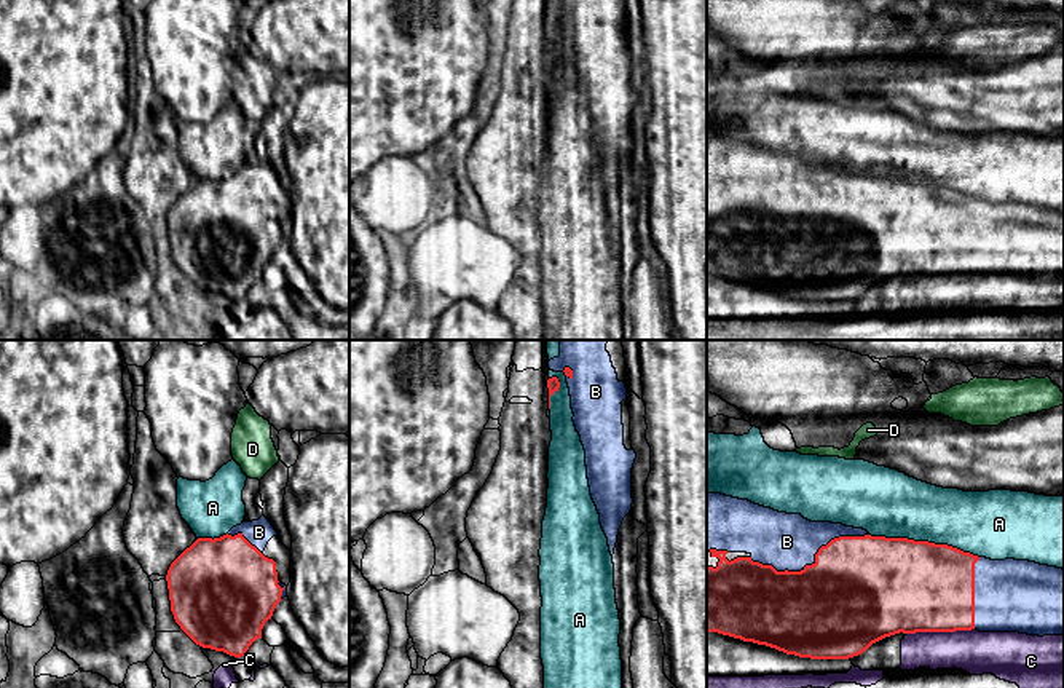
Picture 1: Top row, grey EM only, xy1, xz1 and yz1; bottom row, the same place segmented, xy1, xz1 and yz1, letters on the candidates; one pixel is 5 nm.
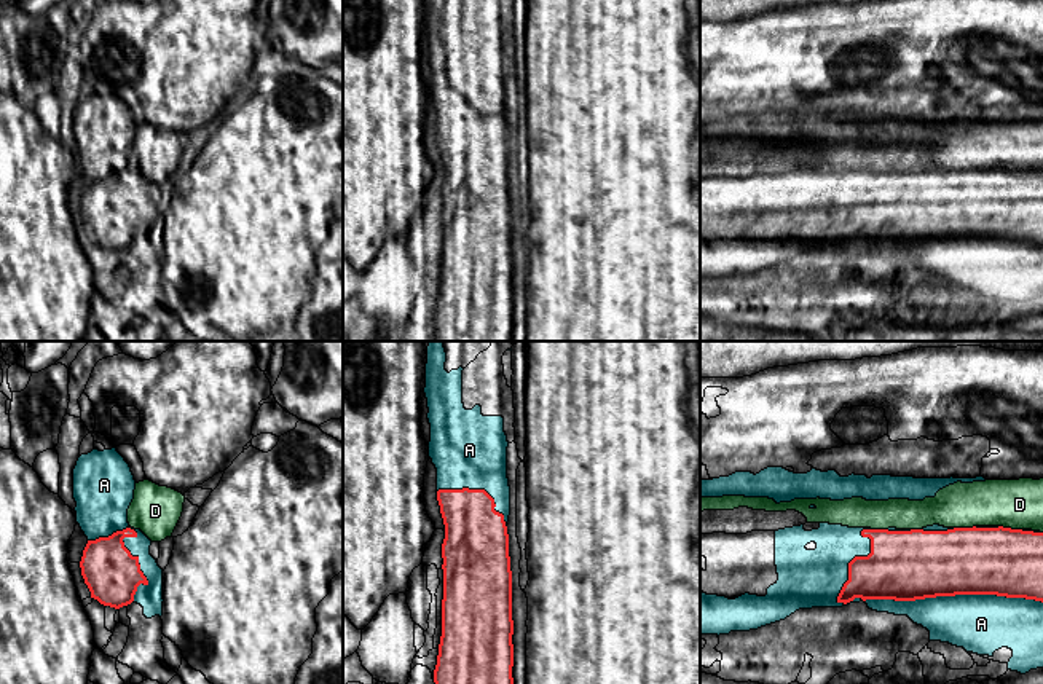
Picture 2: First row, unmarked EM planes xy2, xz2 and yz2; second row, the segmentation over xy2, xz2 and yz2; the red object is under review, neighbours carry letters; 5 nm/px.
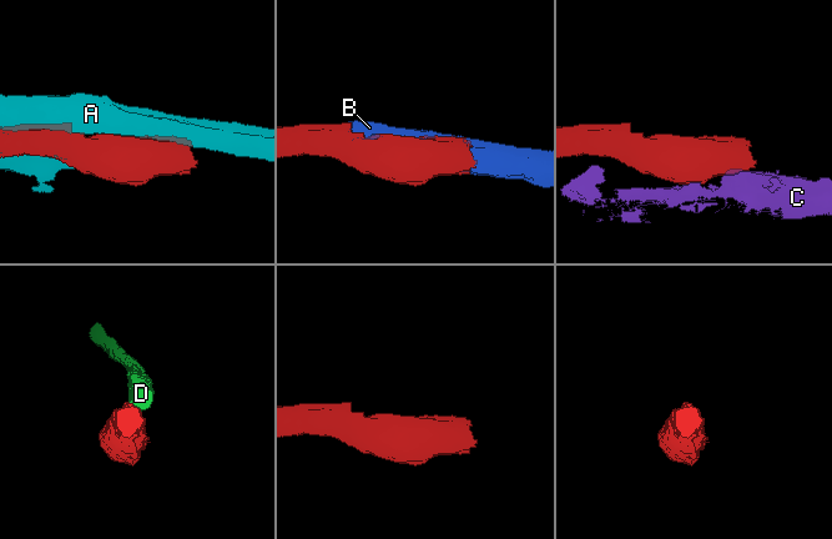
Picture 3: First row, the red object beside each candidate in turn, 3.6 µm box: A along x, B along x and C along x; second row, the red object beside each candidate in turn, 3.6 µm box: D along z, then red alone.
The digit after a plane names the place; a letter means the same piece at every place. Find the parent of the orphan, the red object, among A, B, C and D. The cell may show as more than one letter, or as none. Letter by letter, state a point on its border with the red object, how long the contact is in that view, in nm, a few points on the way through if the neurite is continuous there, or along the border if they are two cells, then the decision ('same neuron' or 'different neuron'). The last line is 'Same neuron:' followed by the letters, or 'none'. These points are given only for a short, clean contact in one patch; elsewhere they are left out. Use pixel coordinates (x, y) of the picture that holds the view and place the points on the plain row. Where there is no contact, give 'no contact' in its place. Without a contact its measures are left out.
A: meets red in yz2 at (938, 238); contact 1050 nm long; different neuron
B: meets red in yz1 at (812, 206); contact 600 nm long; same neuron
C: meets red in yz1 at (940, 273); contact 340 nm long; different neuron
D: meets red in yz2 at (1010, 171); contact 120 nm long; different neuron
Same neuron: B

